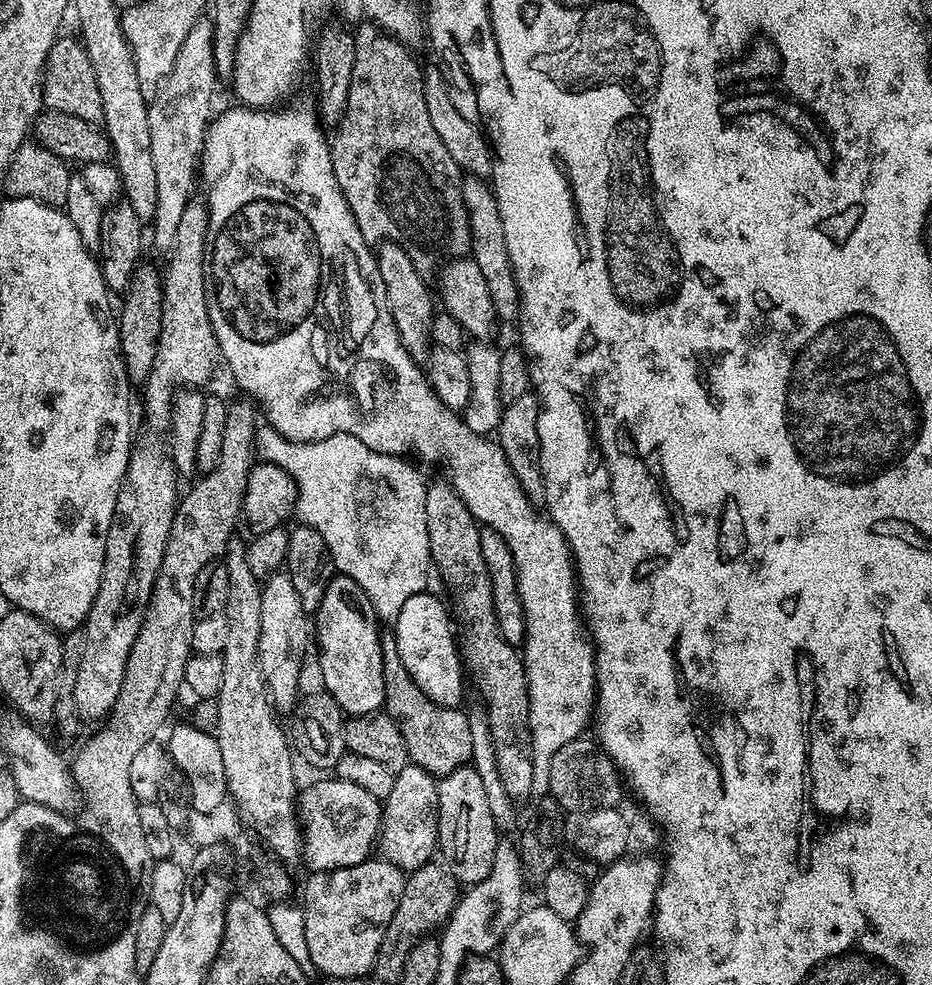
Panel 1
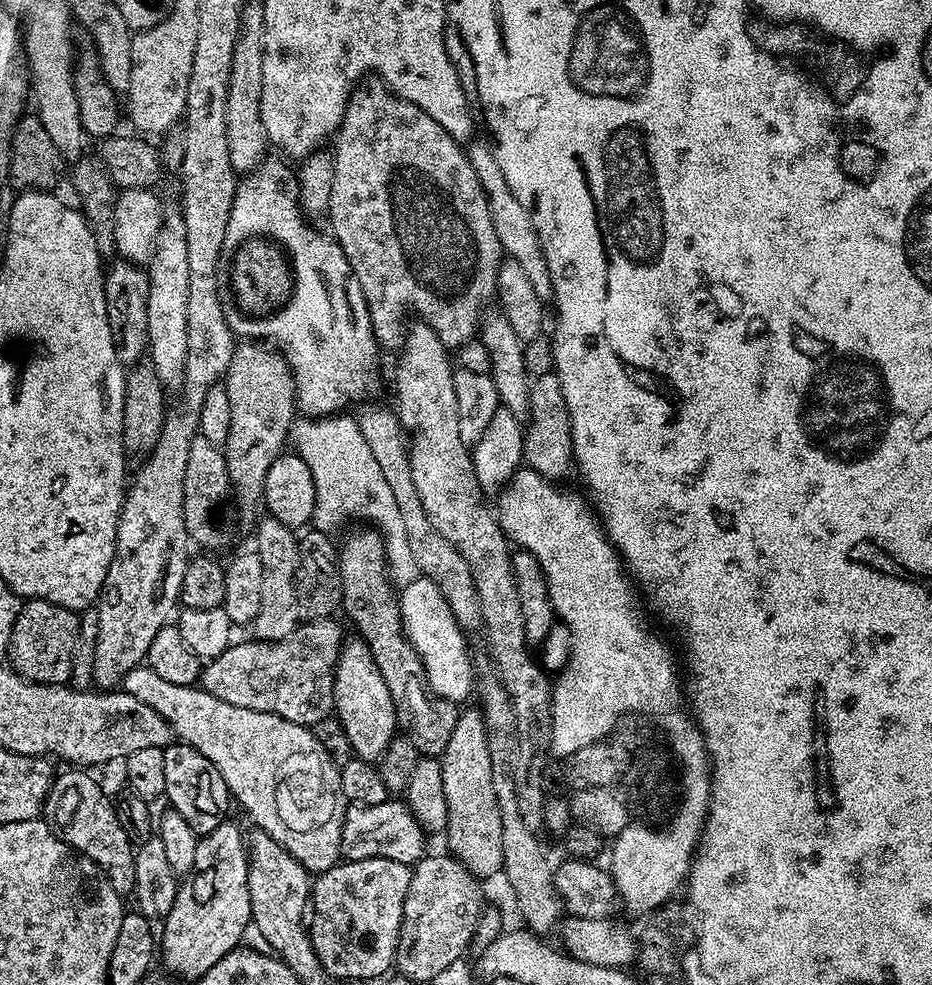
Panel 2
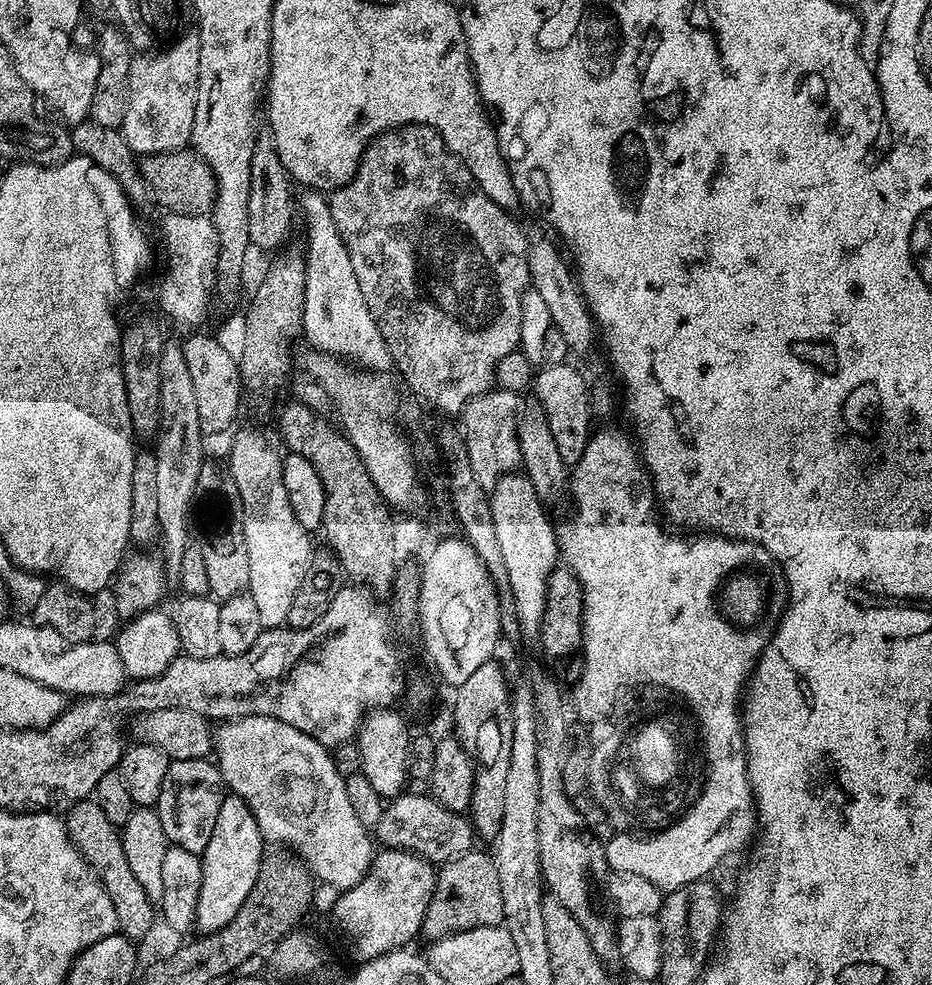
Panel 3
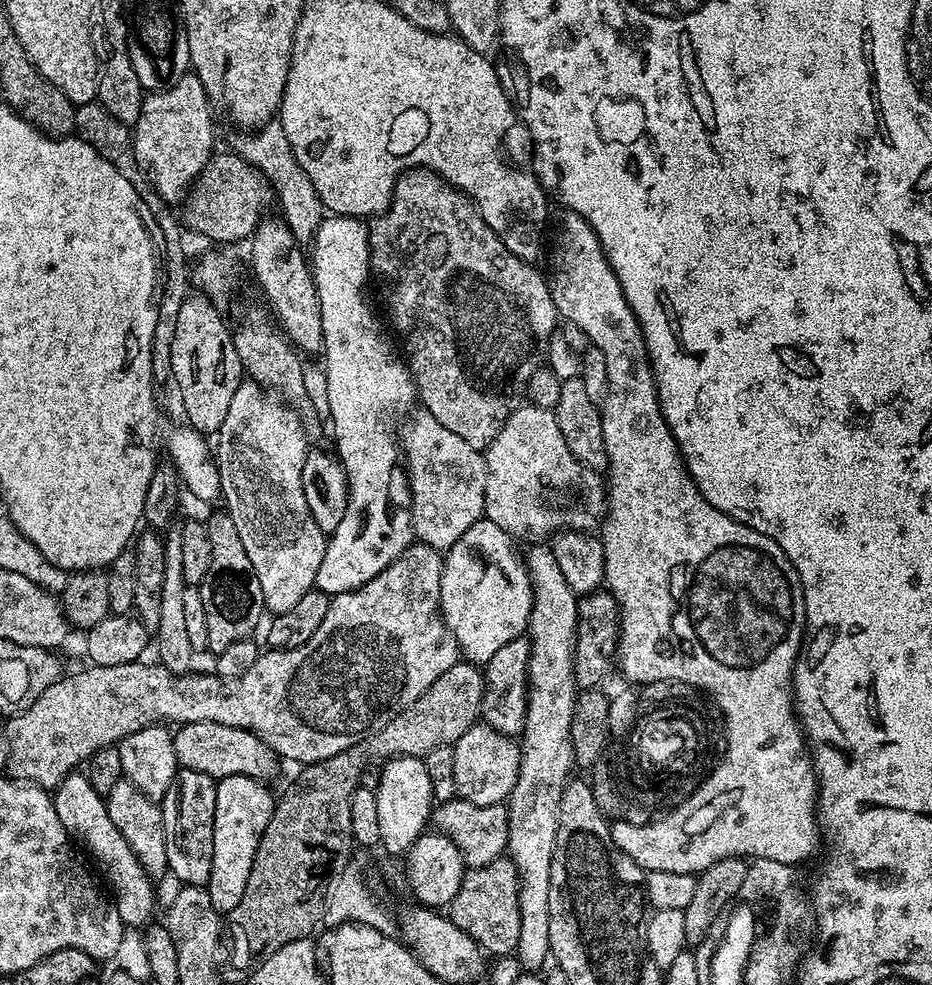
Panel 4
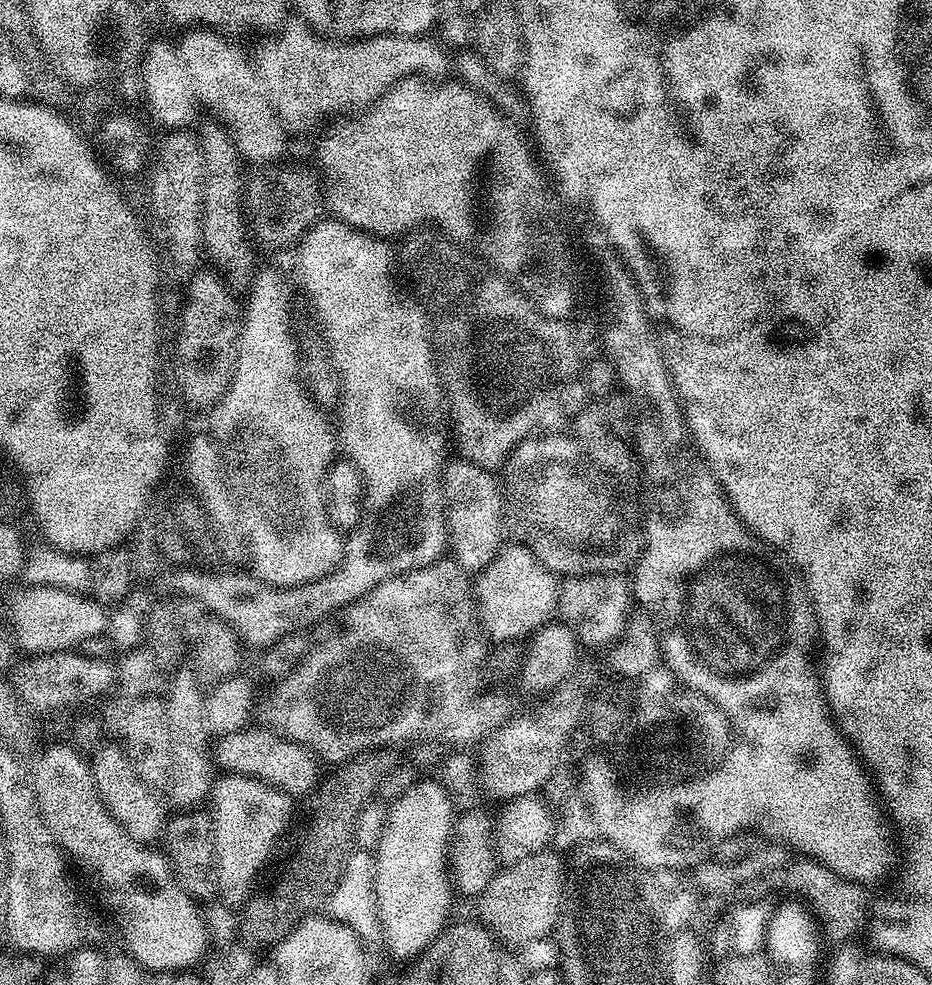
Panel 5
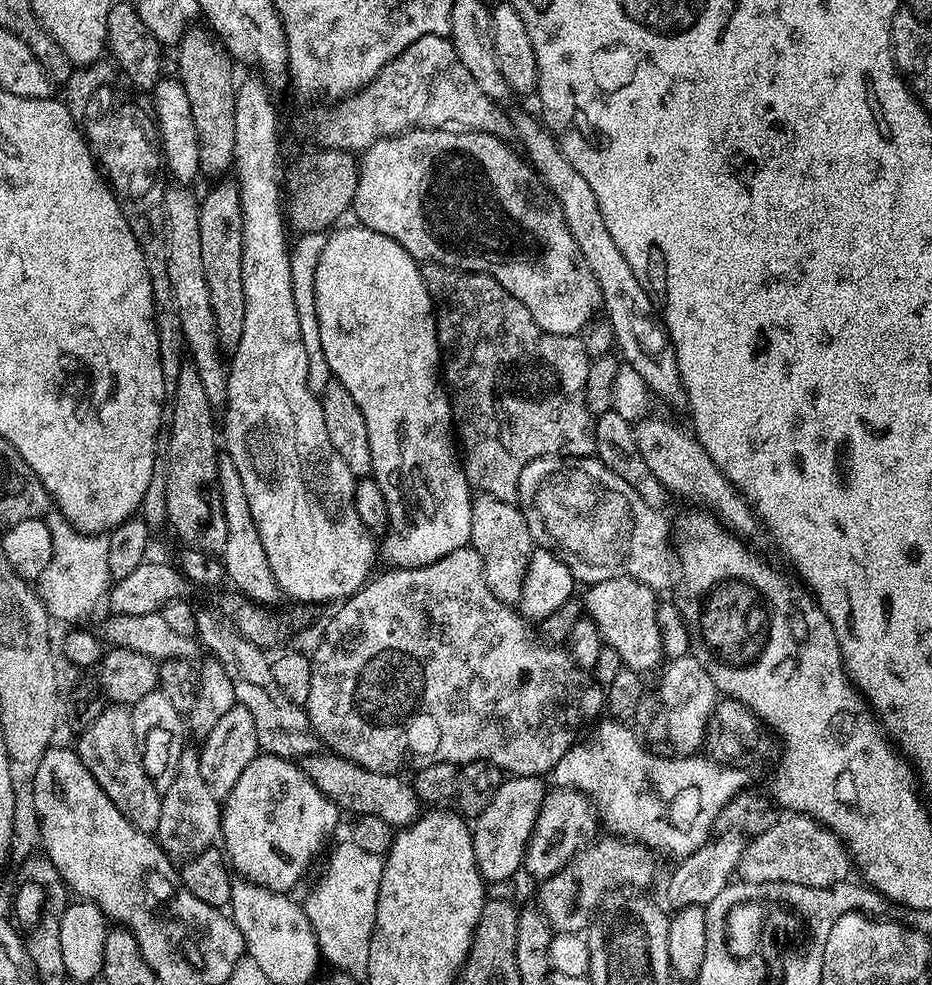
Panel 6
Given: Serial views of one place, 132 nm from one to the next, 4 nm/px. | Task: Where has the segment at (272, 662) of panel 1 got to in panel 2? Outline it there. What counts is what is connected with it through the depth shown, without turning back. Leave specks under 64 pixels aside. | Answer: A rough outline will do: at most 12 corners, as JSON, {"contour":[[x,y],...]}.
{"contour":[[271,518],[255,525],[262,596],[255,639],[298,627],[298,536]]}

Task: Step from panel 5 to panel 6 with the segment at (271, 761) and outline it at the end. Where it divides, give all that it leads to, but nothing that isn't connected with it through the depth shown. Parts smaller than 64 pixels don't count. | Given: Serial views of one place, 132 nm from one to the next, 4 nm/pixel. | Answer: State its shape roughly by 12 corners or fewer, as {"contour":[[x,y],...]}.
{"contour":[[335,754],[305,756],[314,786],[345,813],[407,826],[413,785]]}

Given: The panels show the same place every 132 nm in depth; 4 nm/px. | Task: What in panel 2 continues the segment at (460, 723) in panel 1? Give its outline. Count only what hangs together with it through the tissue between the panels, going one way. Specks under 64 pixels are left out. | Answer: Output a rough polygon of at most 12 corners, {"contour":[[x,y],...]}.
{"contour":[[360,526],[338,548],[343,611],[424,758],[457,705],[428,691],[404,637],[384,540]]}

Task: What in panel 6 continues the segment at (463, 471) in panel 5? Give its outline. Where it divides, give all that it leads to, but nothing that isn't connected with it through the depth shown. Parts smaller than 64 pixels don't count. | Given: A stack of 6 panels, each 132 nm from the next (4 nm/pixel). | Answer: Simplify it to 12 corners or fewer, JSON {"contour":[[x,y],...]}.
{"contour":[[477,495],[470,534],[490,594],[519,605],[534,541],[515,503]]}

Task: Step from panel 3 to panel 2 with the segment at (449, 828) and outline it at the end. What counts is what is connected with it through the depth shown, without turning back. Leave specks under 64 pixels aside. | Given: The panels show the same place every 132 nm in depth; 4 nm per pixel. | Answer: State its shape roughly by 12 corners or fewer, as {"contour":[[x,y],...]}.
{"contour":[[400,798],[352,804],[344,860],[426,855],[426,833]]}

